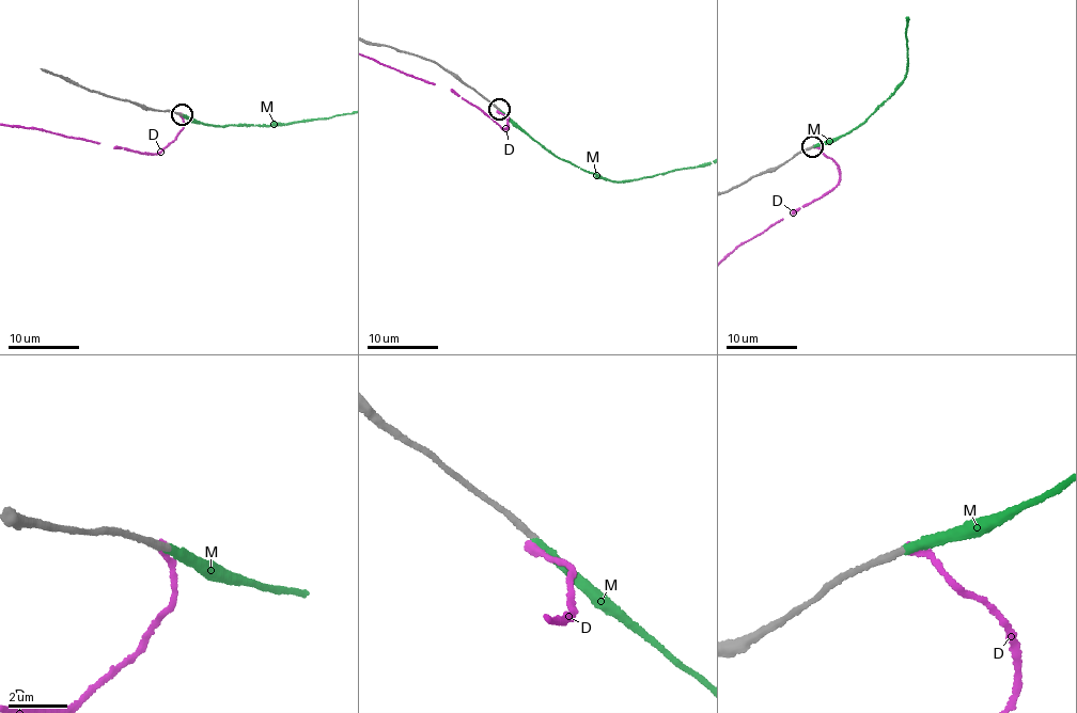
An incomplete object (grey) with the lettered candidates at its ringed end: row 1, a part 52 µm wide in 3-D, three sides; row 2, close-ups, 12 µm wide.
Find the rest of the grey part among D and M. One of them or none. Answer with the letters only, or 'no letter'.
M

